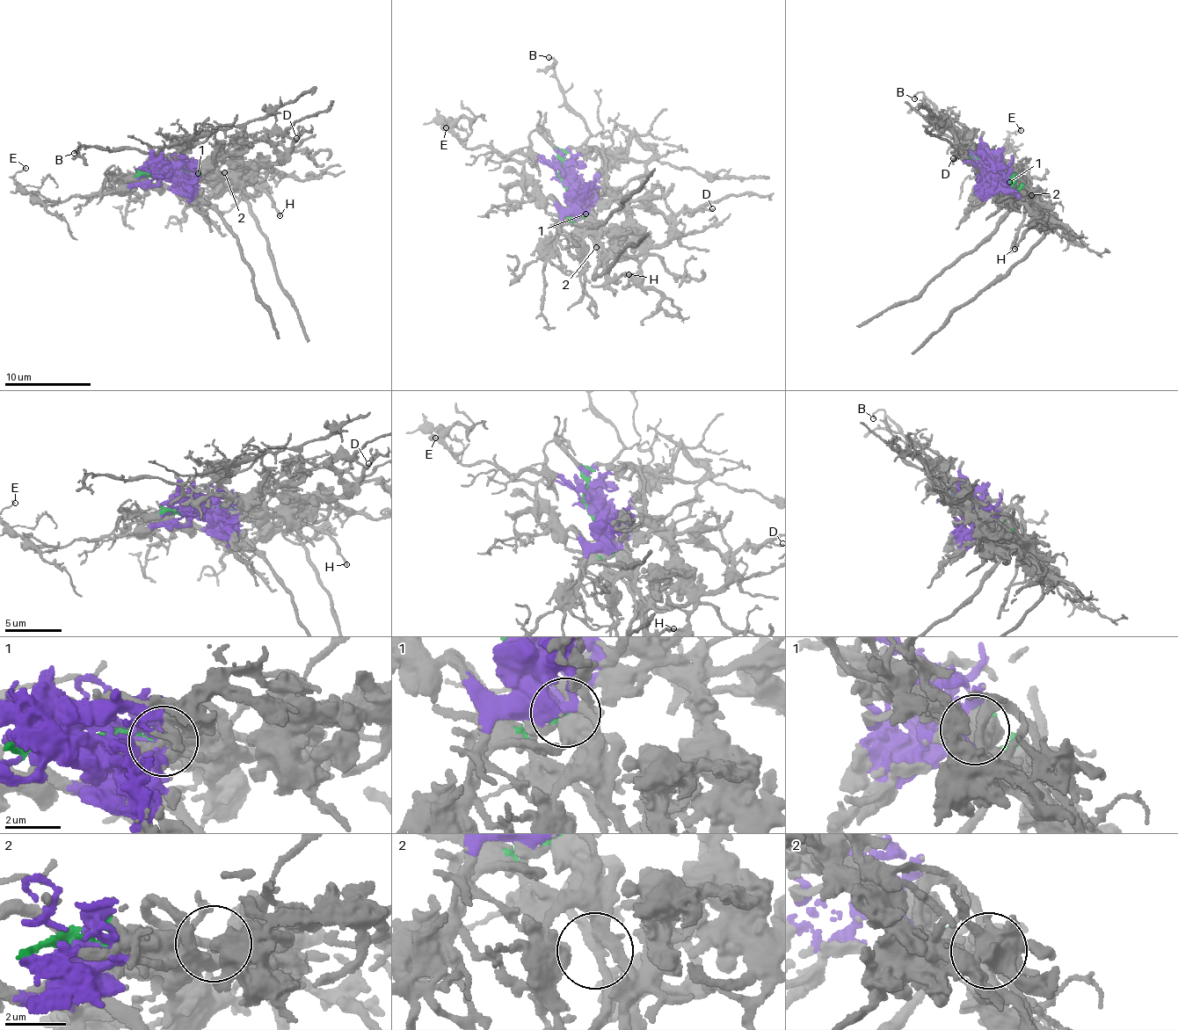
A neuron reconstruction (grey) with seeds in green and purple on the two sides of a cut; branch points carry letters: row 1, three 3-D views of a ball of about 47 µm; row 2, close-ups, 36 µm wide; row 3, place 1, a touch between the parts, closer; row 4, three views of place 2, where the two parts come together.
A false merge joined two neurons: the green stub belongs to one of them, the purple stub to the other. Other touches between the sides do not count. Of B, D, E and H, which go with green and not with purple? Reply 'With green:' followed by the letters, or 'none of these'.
With green: D, H

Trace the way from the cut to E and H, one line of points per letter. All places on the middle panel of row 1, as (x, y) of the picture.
E: (563, 185), (563, 178), (553, 167), (531, 155), (465, 147), (438, 116), (447, 128)
H: (563, 185), (569, 203), (585, 220), (606, 272), (619, 278), (628, 273)

